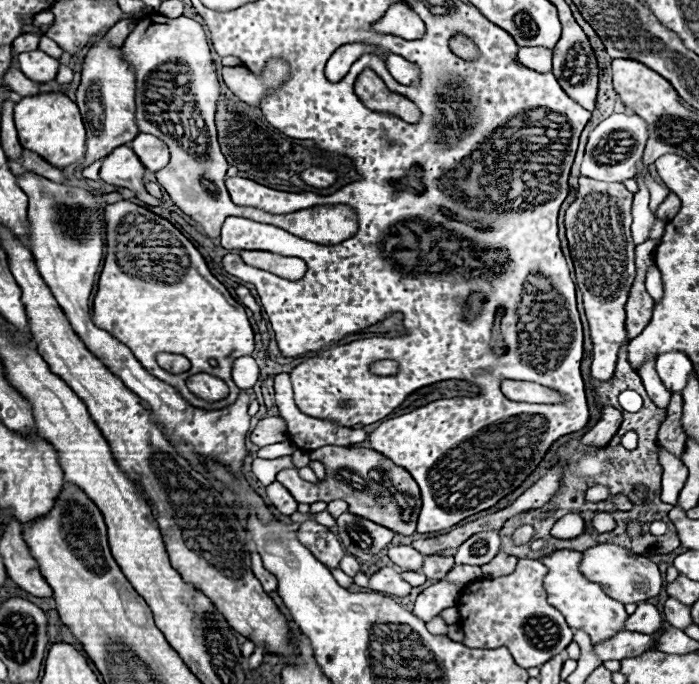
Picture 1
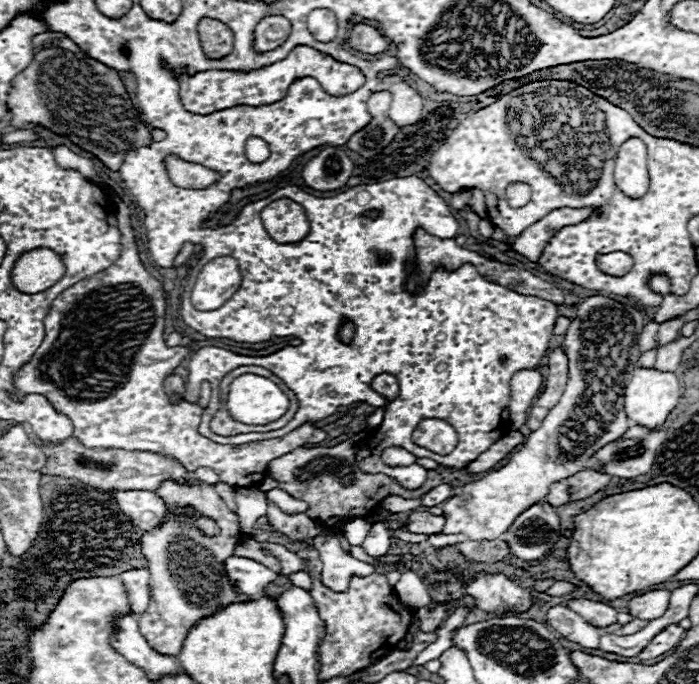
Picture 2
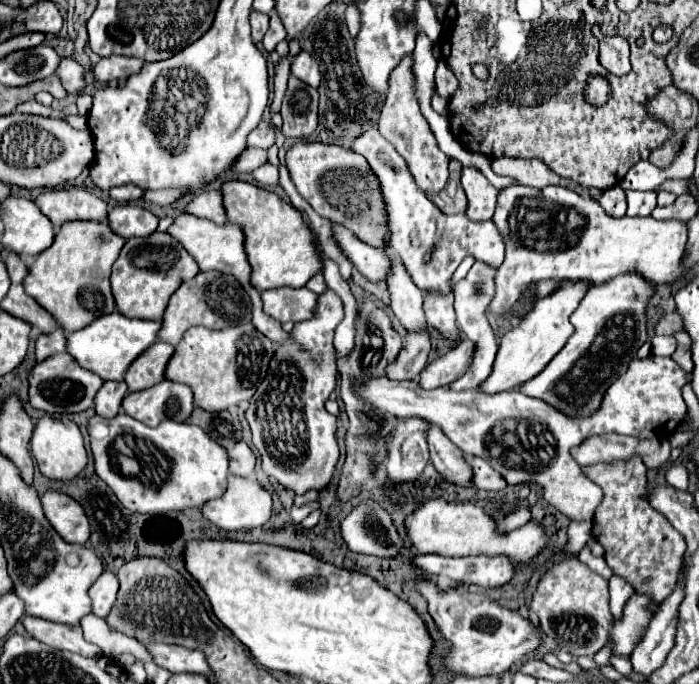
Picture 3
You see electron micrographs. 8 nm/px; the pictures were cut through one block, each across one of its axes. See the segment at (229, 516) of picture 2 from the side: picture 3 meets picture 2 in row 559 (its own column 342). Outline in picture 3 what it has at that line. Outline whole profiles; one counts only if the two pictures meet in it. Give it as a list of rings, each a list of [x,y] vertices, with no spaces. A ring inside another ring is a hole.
[[[296,142],[286,152],[286,168],[298,194],[324,218],[350,230],[358,240],[376,248],[384,246],[386,226],[382,222],[382,200],[378,194],[378,180],[374,178],[366,158],[354,150],[322,144],[322,142]]]

